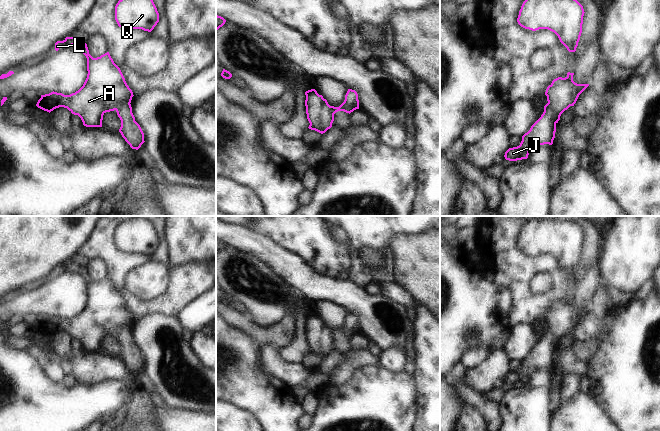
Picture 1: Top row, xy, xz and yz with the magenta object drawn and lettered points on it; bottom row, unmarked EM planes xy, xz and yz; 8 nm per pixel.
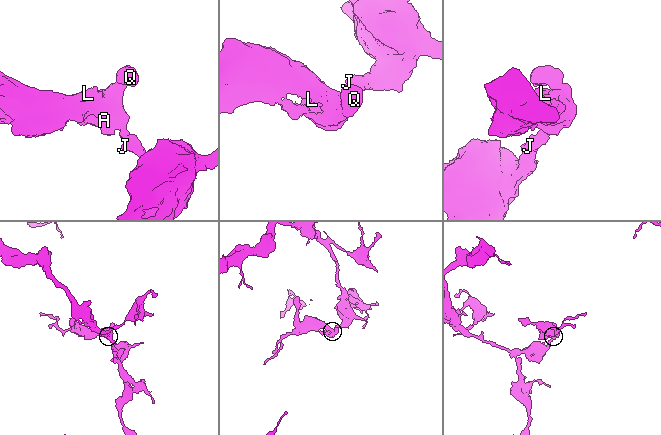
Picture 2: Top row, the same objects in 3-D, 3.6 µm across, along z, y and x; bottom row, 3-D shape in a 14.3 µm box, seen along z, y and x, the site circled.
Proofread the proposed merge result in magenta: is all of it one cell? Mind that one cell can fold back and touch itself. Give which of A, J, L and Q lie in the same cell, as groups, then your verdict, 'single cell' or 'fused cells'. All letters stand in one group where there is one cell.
groups A J L Q; single cell

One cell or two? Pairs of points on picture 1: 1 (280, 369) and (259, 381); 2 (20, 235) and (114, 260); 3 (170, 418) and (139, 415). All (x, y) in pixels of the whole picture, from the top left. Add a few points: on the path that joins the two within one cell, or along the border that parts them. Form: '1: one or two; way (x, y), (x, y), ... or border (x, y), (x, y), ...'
1: two; border (258, 354), (259, 367), (273, 374), (284, 383)
2: two; border (92, 231), (87, 241), (75, 253)
3: two; border (155, 408), (157, 420)

